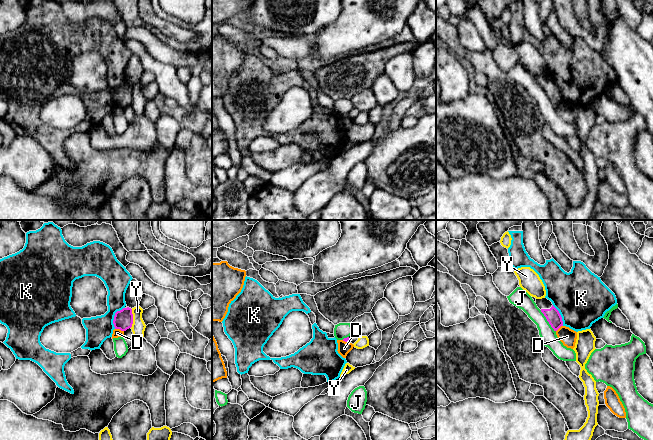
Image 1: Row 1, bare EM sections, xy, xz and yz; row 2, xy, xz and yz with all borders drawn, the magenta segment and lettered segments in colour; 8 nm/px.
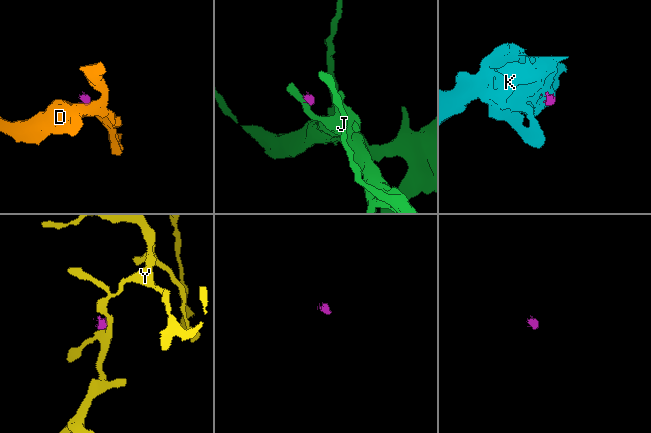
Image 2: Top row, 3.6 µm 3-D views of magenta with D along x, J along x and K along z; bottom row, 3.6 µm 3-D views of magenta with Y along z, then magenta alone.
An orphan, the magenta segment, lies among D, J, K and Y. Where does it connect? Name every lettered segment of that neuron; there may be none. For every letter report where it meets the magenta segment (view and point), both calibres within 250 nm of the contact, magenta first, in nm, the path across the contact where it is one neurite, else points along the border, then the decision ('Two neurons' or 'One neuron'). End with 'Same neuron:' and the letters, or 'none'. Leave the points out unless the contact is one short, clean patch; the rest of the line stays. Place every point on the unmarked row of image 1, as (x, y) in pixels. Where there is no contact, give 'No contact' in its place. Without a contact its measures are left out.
D: Touches magenta at xy (119, 104). Thickness 160 nm (magenta) against 70 nm. Boundary: xy (115, 104), (123, 107). Two neurons
J: Touches magenta at yz (547, 96). Thickness 120 nm (magenta) against 140 nm. Boundary: yz (540, 86), (555, 107). Two neurons
K: Touches magenta at xy (114, 92). Thickness 160 nm (magenta) against 200 nm. Boundary: xy (124, 83), (115, 89), (113, 96), (114, 104). Two neurons
Y: Touches magenta at xy (132, 94). Thickness 160 nm (magenta) against 110 nm. Boundary: xy (132, 85), (132, 101), (130, 103). Two neurons
Same neuron: none

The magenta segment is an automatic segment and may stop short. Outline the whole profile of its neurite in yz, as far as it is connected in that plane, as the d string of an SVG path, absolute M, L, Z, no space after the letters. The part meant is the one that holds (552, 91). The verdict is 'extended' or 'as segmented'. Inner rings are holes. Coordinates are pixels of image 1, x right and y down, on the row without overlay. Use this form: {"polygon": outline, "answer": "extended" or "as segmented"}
{"polygon": "M547 74L536 75L536 81L544 90L554 107L557 107L563 102L562 93L550 76Z", "answer": "extended"}

